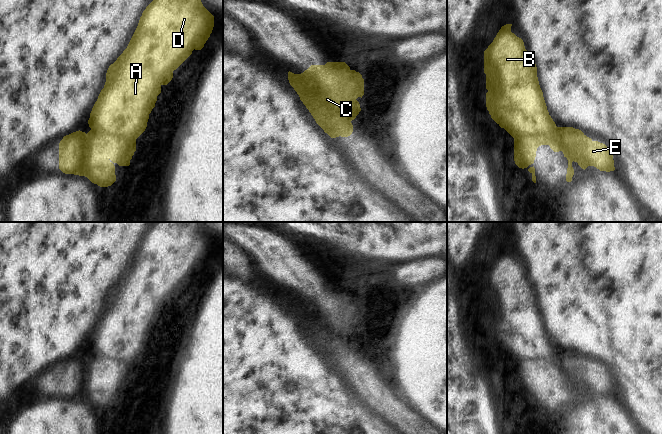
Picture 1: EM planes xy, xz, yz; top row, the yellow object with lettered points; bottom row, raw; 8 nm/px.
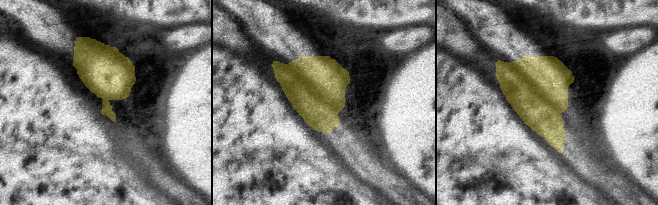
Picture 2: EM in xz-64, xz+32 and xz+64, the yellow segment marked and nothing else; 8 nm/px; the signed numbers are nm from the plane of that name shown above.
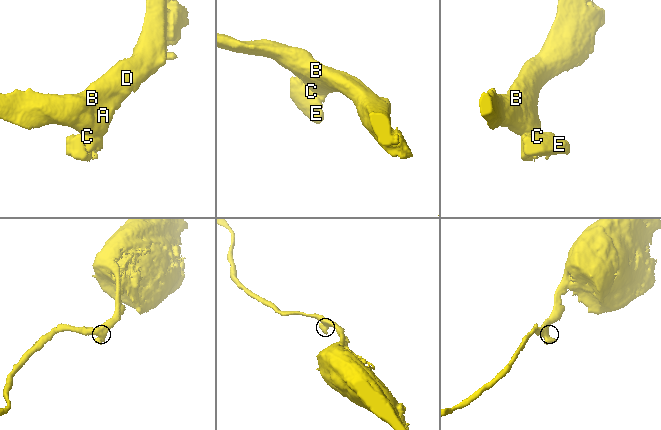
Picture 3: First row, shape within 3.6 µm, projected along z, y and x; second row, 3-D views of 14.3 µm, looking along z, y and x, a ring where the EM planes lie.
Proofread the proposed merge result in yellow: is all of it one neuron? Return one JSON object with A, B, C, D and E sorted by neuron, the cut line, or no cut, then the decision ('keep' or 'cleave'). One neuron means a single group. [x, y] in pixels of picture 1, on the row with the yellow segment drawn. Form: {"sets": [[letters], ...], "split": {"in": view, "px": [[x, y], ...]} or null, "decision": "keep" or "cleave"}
{"sets": [["A", "B", "D"], ["C", "E"]], "split": {"in": "xz", "px": [[325, 64], [338, 75], [339, 98], [341, 100], [356, 98]]}, "decision": "cleave"}

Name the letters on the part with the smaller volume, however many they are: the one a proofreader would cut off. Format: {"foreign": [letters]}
{"foreign": ["C", "E"]}

